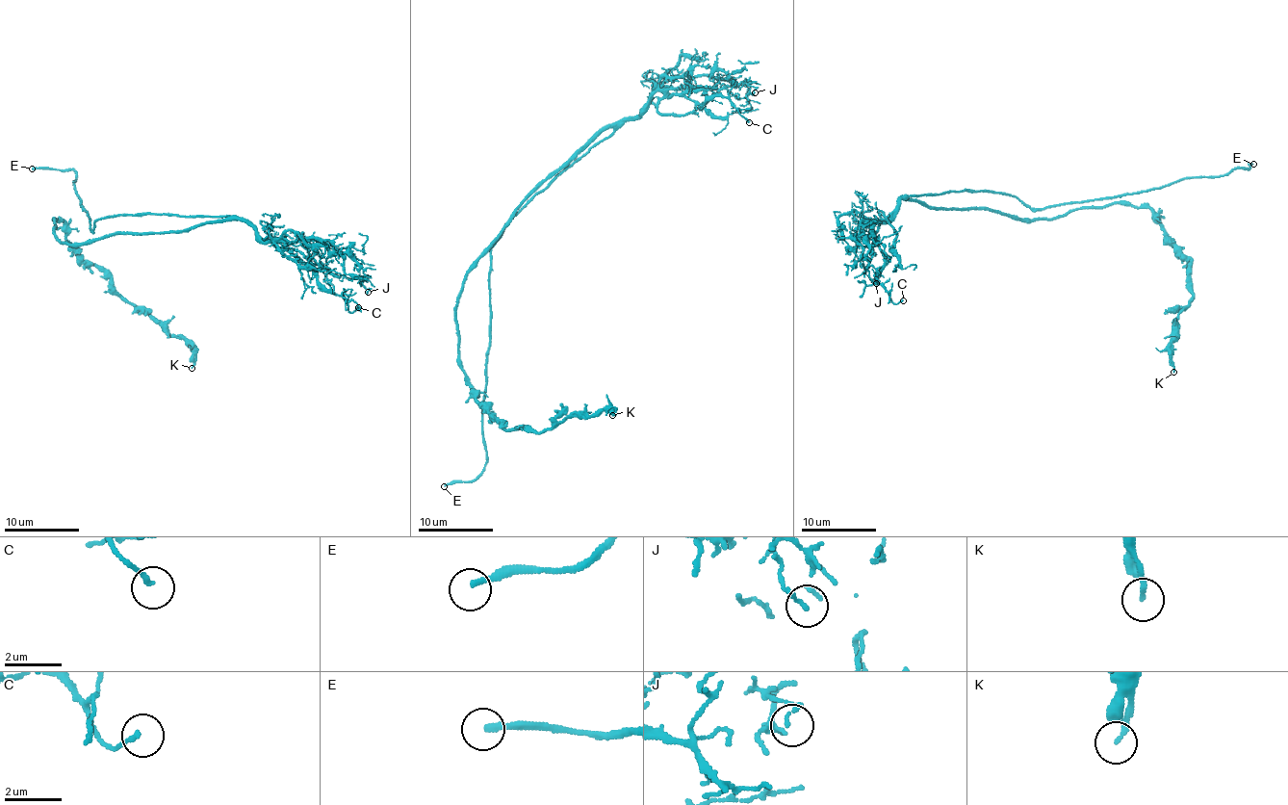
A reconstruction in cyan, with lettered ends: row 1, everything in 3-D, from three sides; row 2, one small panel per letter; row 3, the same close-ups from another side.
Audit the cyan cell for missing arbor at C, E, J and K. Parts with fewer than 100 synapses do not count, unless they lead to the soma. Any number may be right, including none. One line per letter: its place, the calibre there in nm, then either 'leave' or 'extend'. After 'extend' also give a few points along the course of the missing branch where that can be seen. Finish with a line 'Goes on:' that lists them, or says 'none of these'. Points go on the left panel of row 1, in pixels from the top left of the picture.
C: (358, 307) | 160 nm | leave
E: (32, 168) | 200 nm | extend
J: (368, 292) | 110 nm | leave
K: (192, 368) | 160 nm | leave
Goes on: E

